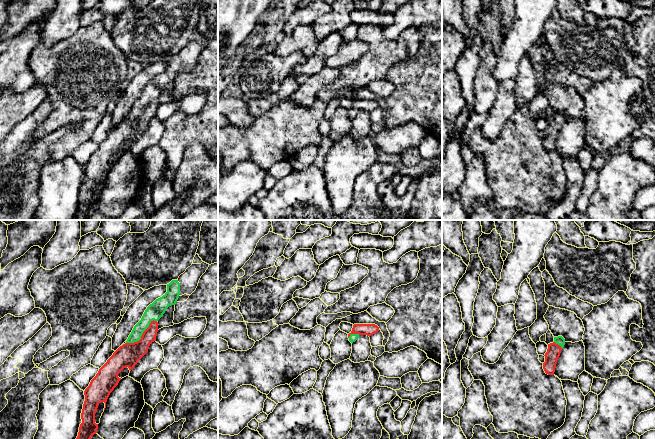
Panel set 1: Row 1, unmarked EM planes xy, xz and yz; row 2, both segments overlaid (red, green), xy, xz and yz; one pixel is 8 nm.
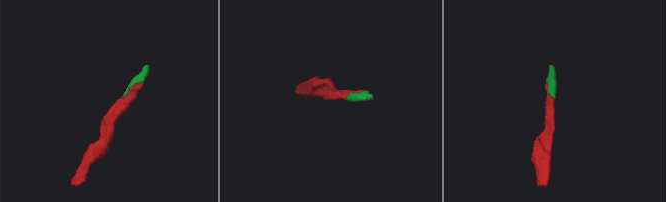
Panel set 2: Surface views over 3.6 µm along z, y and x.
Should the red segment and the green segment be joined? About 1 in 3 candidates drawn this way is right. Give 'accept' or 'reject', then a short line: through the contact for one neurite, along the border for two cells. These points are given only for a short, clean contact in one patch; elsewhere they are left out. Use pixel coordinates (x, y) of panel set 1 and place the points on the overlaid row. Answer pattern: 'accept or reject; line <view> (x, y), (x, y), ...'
accept; line xy (127, 355), (137, 345), (142, 335), (154, 311)

